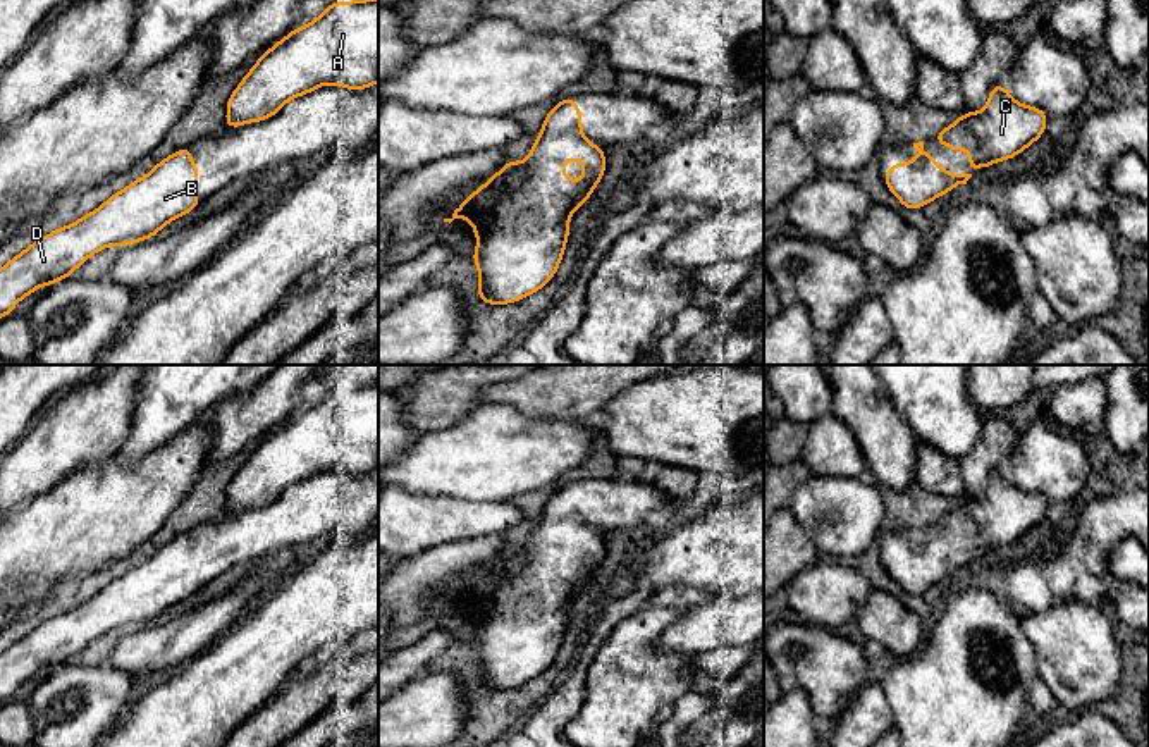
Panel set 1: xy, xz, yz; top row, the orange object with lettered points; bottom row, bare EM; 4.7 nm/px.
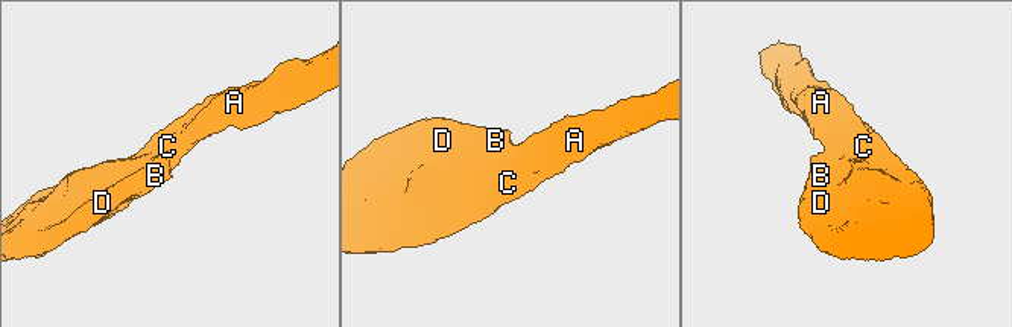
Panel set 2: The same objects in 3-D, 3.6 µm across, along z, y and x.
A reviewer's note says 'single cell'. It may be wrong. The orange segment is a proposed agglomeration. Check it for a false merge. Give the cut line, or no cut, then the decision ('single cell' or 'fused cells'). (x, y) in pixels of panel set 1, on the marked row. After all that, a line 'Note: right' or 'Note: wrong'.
no cut | single cell
Note: right

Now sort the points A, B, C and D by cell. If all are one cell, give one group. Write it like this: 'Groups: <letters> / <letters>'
Groups: A B C D

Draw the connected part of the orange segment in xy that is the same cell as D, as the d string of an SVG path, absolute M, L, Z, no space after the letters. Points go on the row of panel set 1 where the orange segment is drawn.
M184 146L91 213L43 236L5 263L0 269L0 320L40 286L69 279L96 251L150 239L200 203L198 165L191 160L191 146Z

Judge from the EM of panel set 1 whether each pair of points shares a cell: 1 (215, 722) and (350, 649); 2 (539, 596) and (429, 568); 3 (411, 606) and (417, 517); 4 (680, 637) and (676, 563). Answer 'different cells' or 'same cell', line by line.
1: different cells
2: different cells
3: different cells
4: different cells

